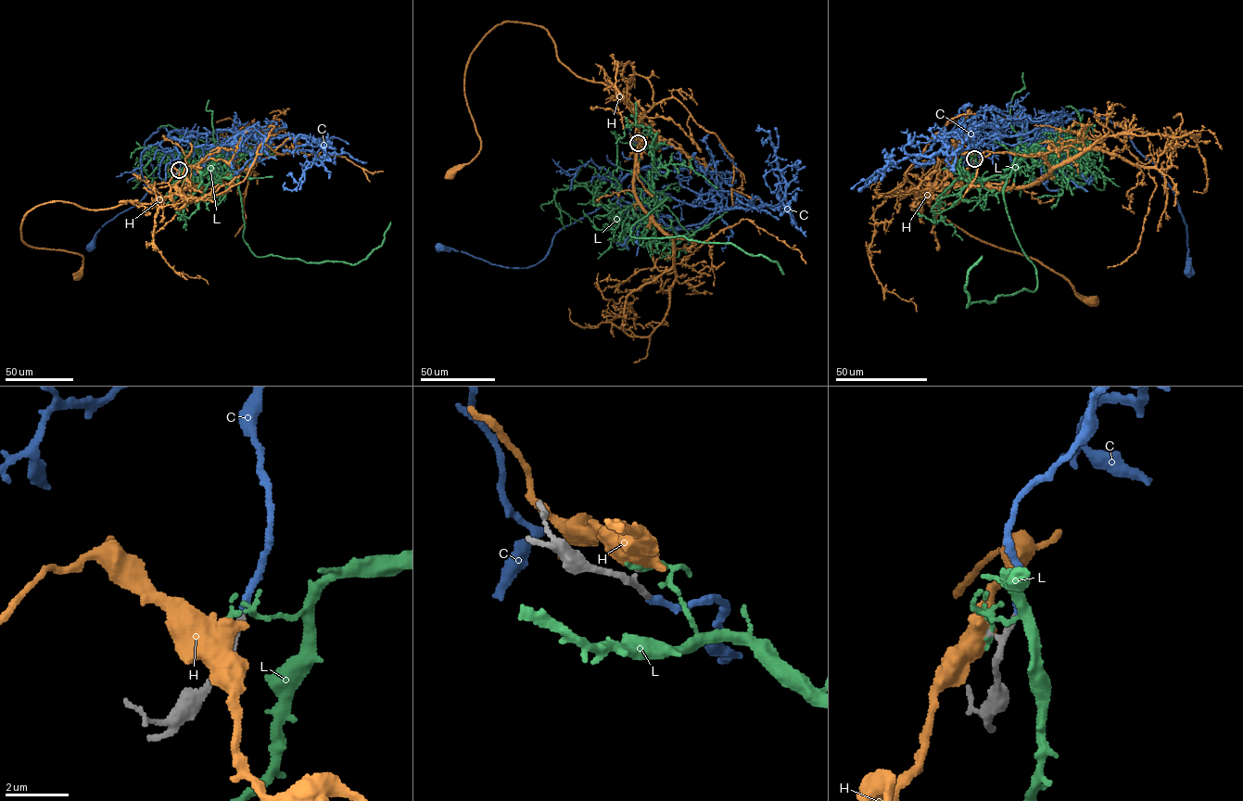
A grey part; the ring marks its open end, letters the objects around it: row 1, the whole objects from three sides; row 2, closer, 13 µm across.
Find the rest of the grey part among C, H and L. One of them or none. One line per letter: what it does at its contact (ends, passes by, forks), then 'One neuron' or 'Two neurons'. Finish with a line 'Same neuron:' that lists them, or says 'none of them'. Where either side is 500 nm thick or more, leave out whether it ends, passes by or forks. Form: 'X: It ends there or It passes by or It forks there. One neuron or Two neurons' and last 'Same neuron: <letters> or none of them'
C: It ends there. One neuron
H: Two neurons
L: It passes by. Two neurons
Same neuron: C

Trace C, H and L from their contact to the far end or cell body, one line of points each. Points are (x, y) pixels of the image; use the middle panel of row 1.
C: (638, 143), (638, 168), (622, 180), (616, 197), (560, 229), (545, 258), (530, 267), (504, 267), (442, 247)
H: (638, 142), (629, 101), (571, 71), (545, 29), (504, 21), (466, 67), (480, 152), (449, 175)
L: (637, 141), (661, 144), (650, 191), (670, 199), (636, 222), (631, 236), (732, 244), (777, 261), (784, 273)

